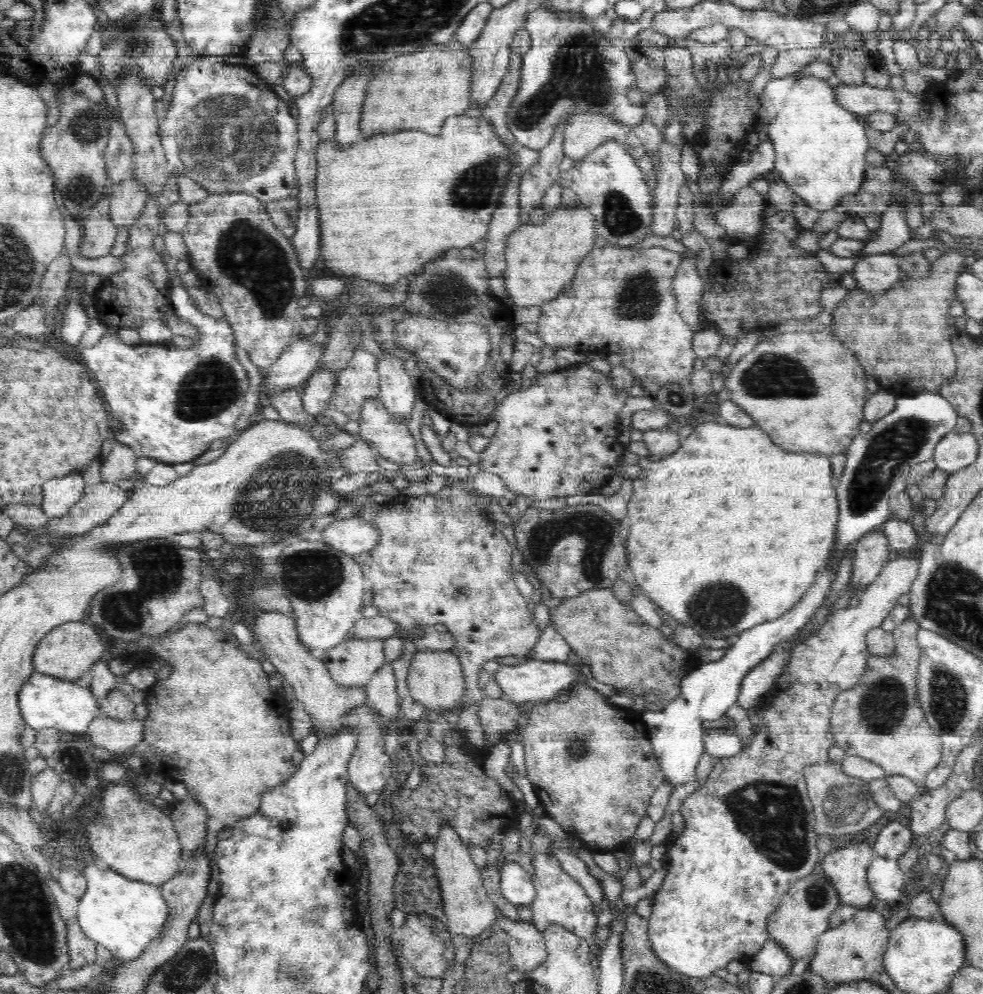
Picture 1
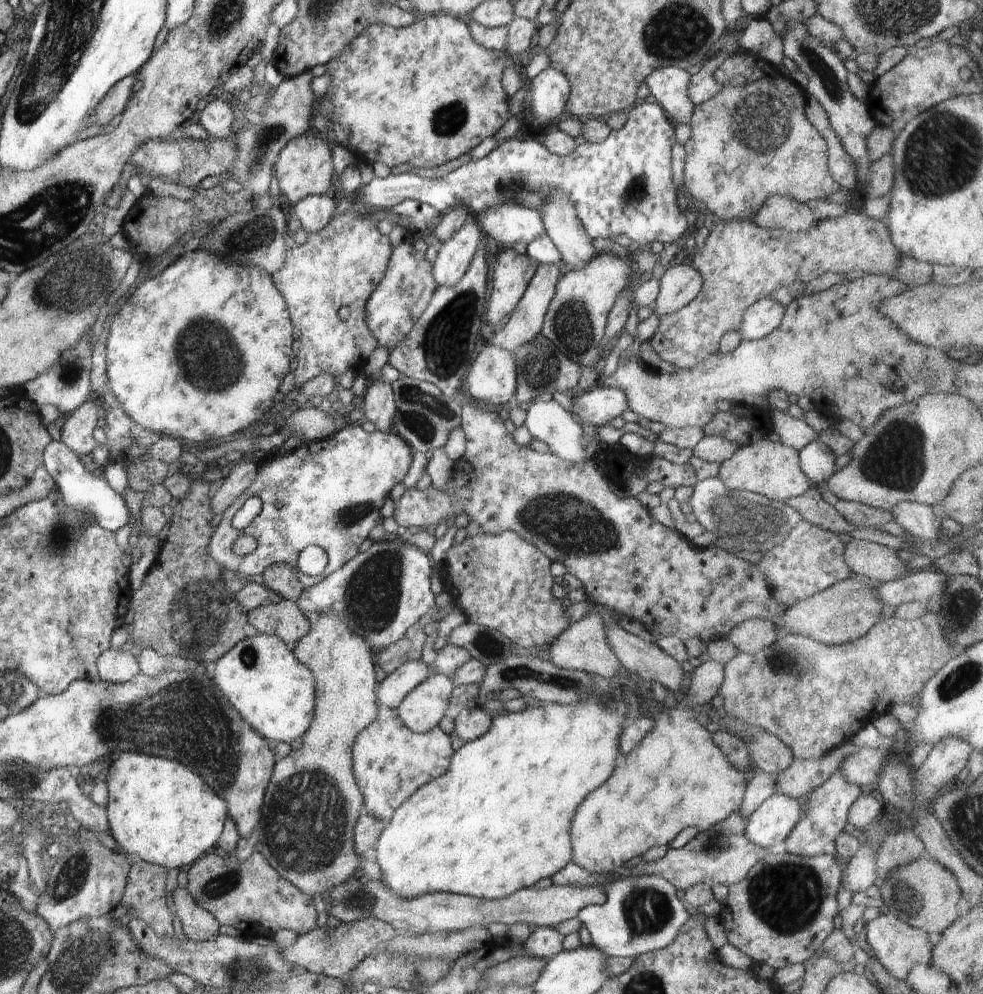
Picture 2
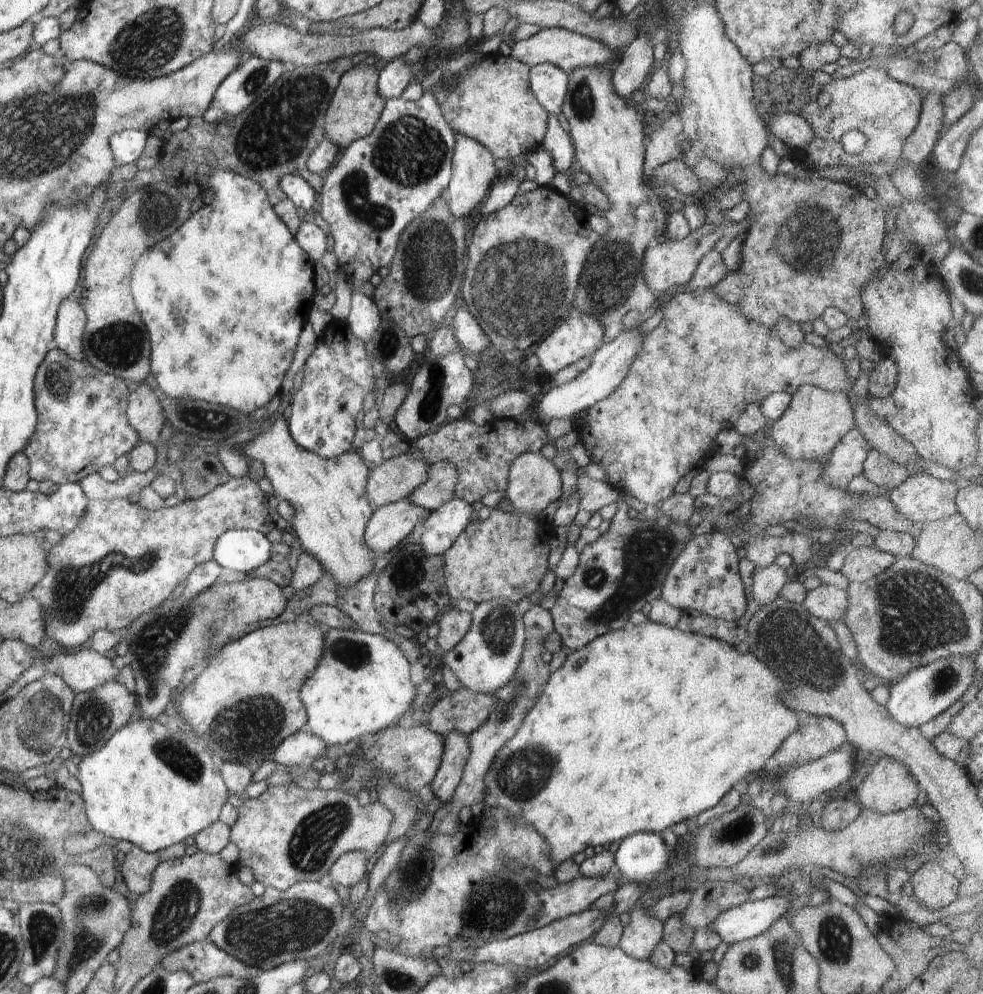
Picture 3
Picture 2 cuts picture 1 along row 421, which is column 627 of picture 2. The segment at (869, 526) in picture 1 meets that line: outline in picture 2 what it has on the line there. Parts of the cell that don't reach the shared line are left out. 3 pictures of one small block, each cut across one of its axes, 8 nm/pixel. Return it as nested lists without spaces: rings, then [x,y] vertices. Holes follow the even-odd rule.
[[[569,861],[551,879],[554,885],[598,888],[606,894],[602,904],[584,906],[578,918],[591,934],[590,943],[610,957],[635,958],[666,948],[678,938],[678,932],[690,918],[682,897],[676,895],[677,889],[658,874],[594,874],[578,866],[578,862]]]

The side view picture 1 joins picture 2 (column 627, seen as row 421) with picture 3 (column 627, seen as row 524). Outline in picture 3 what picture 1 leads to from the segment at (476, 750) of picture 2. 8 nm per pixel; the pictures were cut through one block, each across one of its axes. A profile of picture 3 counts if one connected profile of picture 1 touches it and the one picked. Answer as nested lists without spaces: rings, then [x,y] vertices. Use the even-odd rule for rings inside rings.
[[[644,622],[632,630],[617,629],[592,640],[583,648],[567,651],[567,658],[561,668],[552,672],[544,690],[530,712],[524,716],[518,732],[506,740],[506,744],[496,752],[486,776],[484,776],[484,796],[492,809],[510,814],[516,822],[530,824],[550,846],[550,860],[558,866],[564,860],[573,858],[588,847],[611,845],[624,841],[636,833],[650,832],[660,834],[671,829],[687,818],[697,816],[718,804],[722,797],[732,790],[736,782],[751,779],[761,774],[772,764],[778,746],[798,728],[799,713],[791,711],[780,696],[788,690],[766,664],[762,664],[752,654],[740,654],[736,647],[728,646],[722,640],[682,632],[656,622]]]

